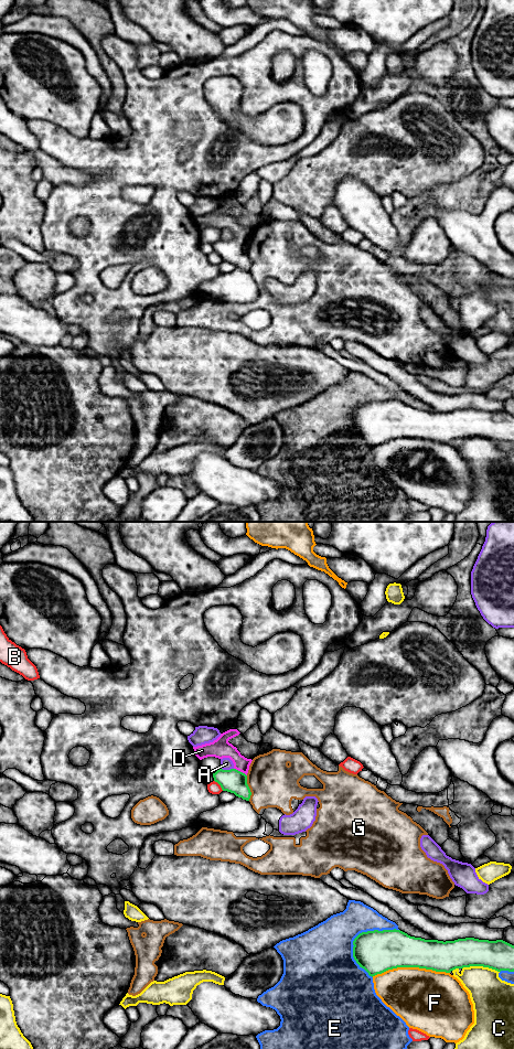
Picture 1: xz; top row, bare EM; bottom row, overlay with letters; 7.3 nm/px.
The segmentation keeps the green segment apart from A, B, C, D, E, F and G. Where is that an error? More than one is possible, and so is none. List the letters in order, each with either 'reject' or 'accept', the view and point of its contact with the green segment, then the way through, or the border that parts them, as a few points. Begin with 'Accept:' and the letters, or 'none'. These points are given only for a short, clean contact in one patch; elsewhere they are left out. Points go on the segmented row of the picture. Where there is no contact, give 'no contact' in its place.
Accept: D
A: reject | xz (227, 770)
B: reject | xz (220, 784)
C: reject | xz (481, 965)
D: accept | xz (239, 771) | across xz (234, 781), (239, 771), (239, 762), (221, 748)
E: reject | xz (357, 935)
F: reject | xz (410, 966)
G: reject | xz (248, 788)

